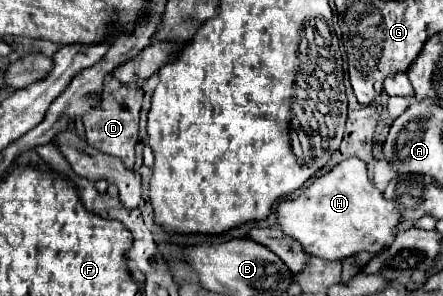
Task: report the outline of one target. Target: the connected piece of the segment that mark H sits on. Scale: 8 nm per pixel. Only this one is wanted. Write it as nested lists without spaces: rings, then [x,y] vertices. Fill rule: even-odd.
[[[349,157],[323,177],[313,177],[301,189],[299,197],[281,201],[277,219],[281,231],[297,239],[307,255],[343,261],[361,251],[379,255],[389,249],[397,235],[397,225],[401,223],[401,211],[397,203],[387,201],[381,191],[373,187],[365,163],[357,157]]]

